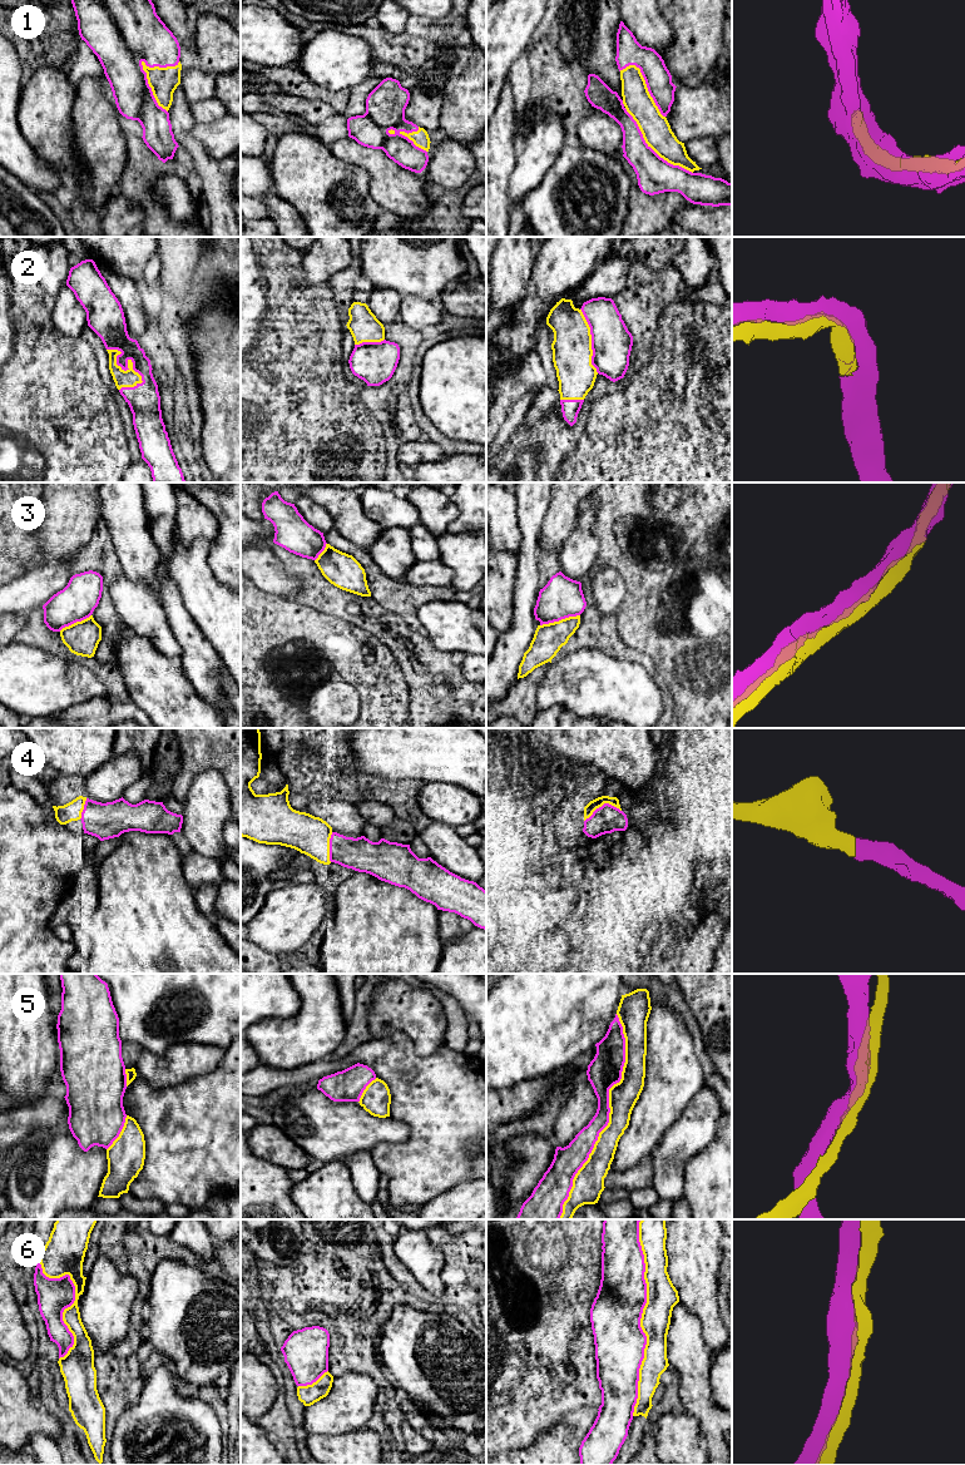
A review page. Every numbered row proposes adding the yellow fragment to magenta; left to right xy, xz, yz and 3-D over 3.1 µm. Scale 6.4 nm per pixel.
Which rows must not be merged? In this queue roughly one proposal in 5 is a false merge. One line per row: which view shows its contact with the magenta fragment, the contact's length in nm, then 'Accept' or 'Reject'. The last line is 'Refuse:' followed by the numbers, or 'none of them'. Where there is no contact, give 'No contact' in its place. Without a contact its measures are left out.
1: Touches magenta in xy. Shared border 380 nm. Accept
2: Touches magenta in xy. Shared border 320 nm. Accept
3: Touches magenta in yz. Shared border 260 nm. Accept
4: Touches magenta in yz. Shared border 260 nm. Accept
5: Touches magenta in yz. Shared border 1350 nm. Reject
6: Touches magenta in yz. Shared border 1250 nm. Accept
Refuse: 5

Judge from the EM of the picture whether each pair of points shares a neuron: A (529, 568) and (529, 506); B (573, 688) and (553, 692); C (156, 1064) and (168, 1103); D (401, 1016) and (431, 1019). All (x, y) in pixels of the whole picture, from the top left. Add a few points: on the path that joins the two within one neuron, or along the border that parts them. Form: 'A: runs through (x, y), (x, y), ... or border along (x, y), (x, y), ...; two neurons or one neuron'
A: runs through (529, 553), (529, 521); one neuron
B: runs through (568, 688), (558, 688); one neuron
C: border along (137, 1074), (154, 1088), (173, 1087), (191, 1078); two neurons
D: runs through (409, 1016), (424, 1019); one neuron

